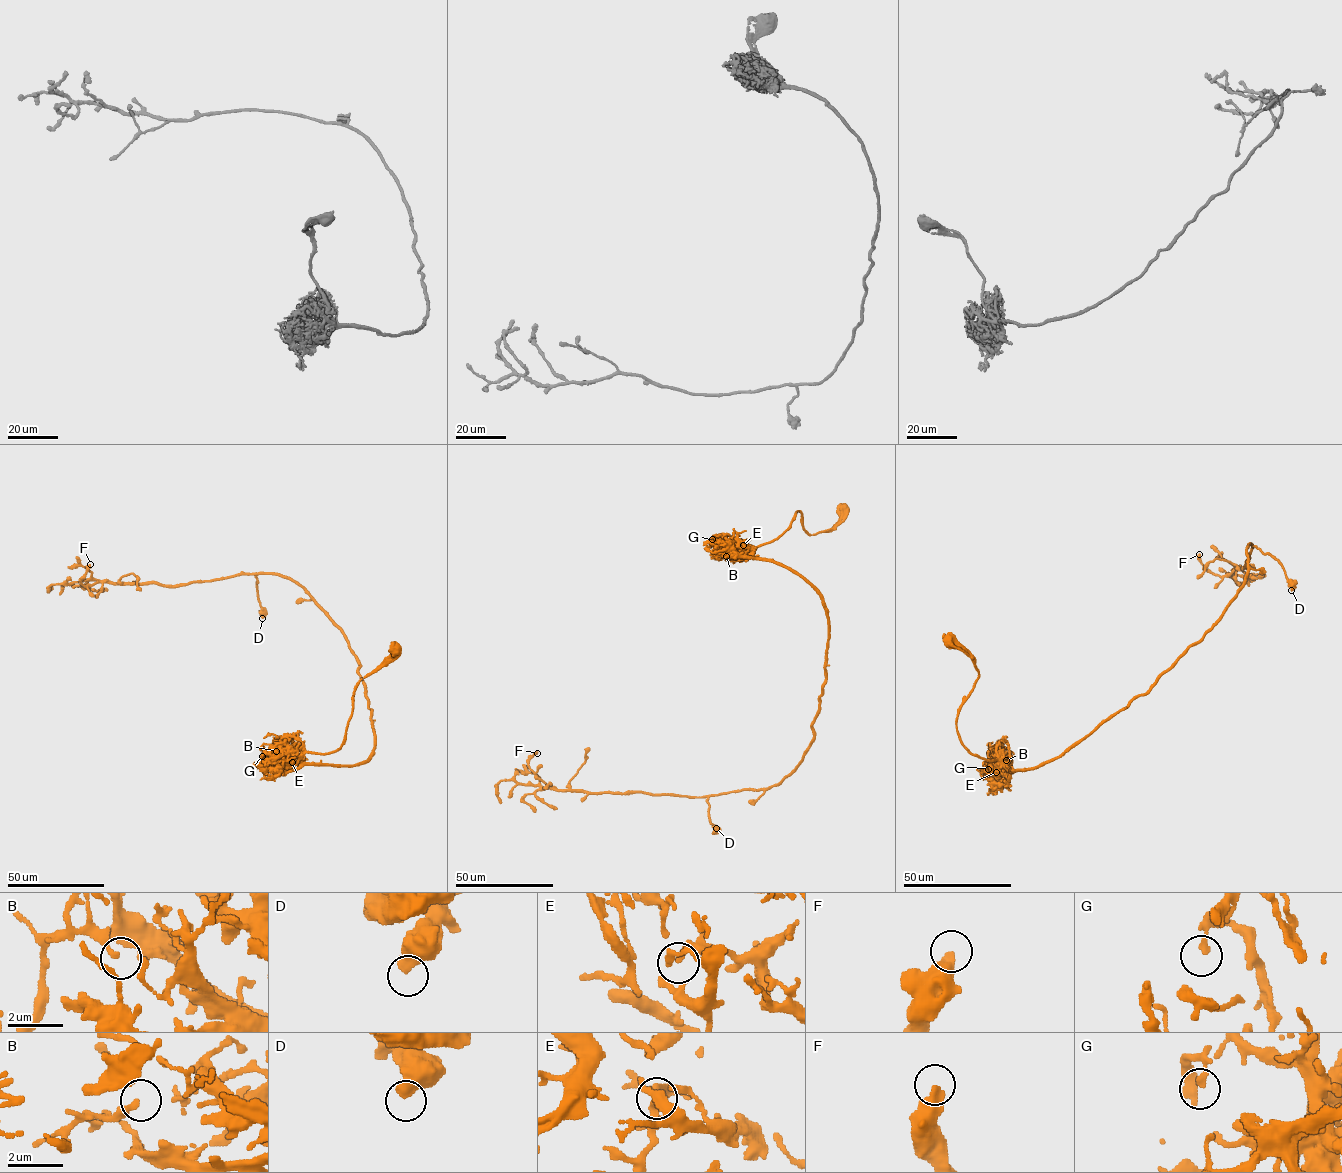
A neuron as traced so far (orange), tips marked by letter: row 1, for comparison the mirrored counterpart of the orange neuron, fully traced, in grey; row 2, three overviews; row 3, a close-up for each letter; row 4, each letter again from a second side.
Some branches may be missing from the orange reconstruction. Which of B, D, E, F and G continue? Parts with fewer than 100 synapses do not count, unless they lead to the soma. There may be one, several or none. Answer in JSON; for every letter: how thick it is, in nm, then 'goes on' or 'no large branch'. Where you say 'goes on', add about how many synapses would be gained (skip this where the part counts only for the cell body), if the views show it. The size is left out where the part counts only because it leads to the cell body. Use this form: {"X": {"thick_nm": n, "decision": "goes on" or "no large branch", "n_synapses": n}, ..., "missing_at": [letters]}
{"B": {"thick_nm": 240, "decision": "no large branch"}, "D": {"thick_nm": 500, "decision": "no large branch"}, "E": {"thick_nm": 160, "decision": "no large branch"}, "F": {"thick_nm": 440, "decision": "no large branch"}, "G": {"thick_nm": 220, "decision": "no large branch"}, "missing_at": []}

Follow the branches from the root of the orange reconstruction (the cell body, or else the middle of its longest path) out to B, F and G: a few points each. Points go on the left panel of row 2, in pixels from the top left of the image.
B: (394, 650), (356, 686), (339, 749), (305, 752), (285, 771), (264, 762), (276, 751)
F: (394, 650), (356, 686), (341, 746), (304, 762), (374, 745), (358, 658), (303, 587), (84, 585), (90, 564)
G: (394, 650), (356, 686), (345, 738), (339, 749), (324, 754), (305, 752), (277, 774), (261, 761), (262, 756)

